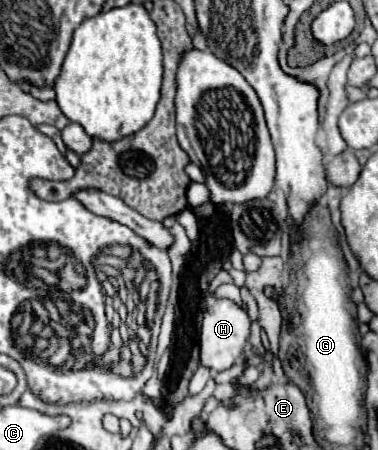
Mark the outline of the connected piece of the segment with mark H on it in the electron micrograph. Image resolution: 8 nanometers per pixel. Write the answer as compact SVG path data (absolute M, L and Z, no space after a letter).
M215 300L207 310L205 310L205 316L203 316L203 326L201 326L201 364L209 370L215 370L215 372L223 372L227 368L231 368L239 358L241 358L241 352L247 344L247 338L249 338L249 326L251 326L251 320L249 320L249 314L245 308L237 306L235 302L231 300Z

